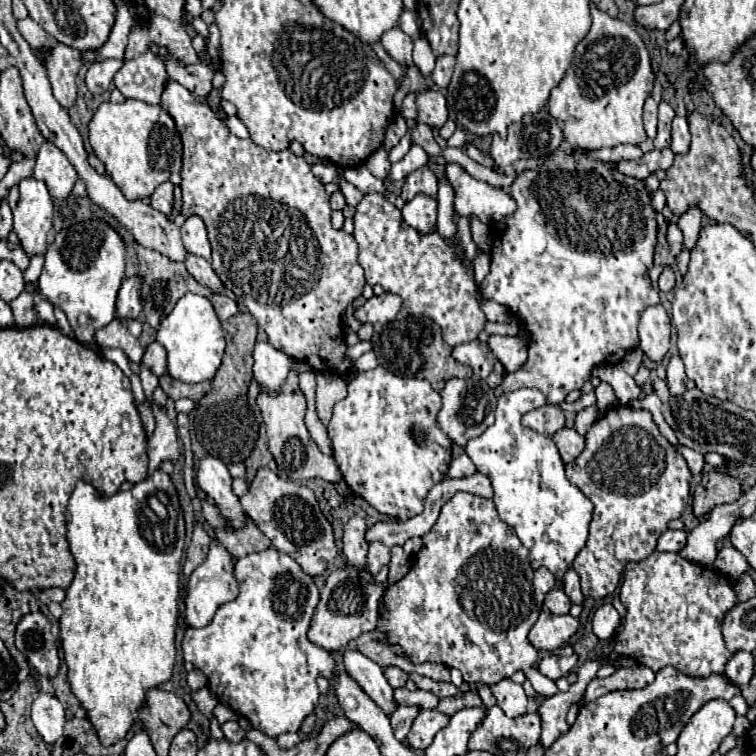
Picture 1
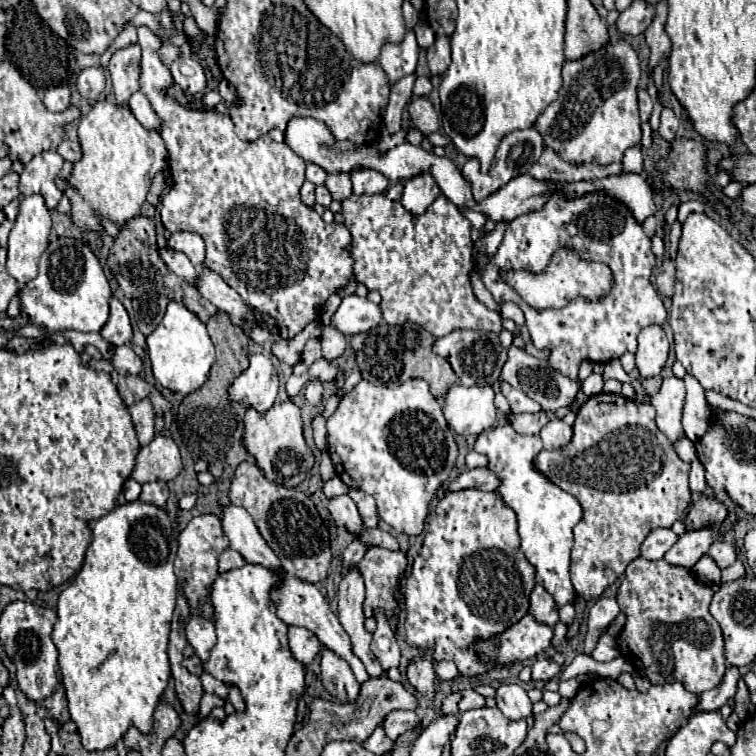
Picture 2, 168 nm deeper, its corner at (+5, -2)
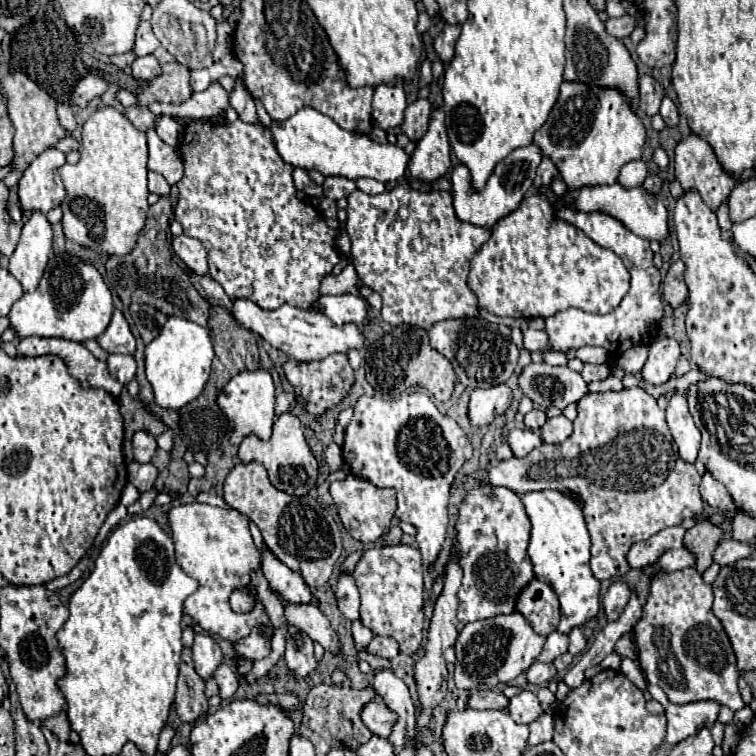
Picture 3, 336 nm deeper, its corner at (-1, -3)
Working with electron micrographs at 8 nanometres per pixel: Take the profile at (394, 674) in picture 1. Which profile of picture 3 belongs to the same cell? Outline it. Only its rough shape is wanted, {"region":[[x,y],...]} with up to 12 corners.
{"region":[[374,636],[366,648],[374,656],[396,658],[400,652],[392,636]]}

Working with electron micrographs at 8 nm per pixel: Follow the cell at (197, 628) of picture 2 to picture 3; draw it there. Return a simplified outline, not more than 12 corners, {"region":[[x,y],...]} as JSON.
{"region":[[208,634],[192,646],[196,672],[208,680],[222,664],[222,650]]}

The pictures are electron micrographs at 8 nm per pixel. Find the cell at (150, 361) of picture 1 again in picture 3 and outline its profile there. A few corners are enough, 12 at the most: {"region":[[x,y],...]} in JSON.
{"region":[[112,354],[108,370],[128,384],[136,374],[132,354]]}

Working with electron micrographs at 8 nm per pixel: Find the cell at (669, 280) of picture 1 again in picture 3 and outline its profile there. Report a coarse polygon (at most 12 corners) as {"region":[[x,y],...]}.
{"region":[[680,260],[664,278],[664,300],[680,306],[688,294]]}

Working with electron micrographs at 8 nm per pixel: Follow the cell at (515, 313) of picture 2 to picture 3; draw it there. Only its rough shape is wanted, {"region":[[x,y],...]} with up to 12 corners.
{"region":[[563,352],[543,353],[544,362],[552,366],[567,365]]}

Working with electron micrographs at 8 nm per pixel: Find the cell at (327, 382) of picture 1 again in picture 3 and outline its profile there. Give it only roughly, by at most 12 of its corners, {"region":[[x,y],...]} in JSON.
{"region":[[338,444],[326,448],[330,470],[342,466],[342,452]]}

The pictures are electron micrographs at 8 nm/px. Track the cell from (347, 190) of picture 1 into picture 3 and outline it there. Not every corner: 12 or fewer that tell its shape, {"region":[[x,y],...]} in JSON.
{"region":[[326,178],[324,196],[348,198],[356,184],[348,178]]}

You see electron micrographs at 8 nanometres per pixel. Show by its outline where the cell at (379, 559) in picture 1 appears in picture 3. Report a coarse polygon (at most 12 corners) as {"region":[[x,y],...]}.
{"region":[[414,546],[364,550],[360,620],[422,642],[422,558]]}

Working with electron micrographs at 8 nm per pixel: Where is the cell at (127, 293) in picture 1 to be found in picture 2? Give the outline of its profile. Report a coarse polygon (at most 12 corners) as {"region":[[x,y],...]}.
{"region":[[118,299],[100,335],[112,345],[130,343],[132,325]]}

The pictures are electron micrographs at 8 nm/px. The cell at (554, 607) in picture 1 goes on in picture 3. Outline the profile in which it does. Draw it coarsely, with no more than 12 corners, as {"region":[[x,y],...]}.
{"region":[[534,578],[518,596],[518,612],[534,632],[558,628],[558,596]]}

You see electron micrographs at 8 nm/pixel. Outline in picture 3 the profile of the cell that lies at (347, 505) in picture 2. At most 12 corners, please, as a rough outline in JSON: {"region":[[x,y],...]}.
{"region":[[352,474],[330,484],[344,528],[360,542],[382,538],[394,490]]}

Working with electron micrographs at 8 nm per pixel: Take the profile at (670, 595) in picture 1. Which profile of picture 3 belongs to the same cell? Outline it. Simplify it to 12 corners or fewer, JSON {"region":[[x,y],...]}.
{"region":[[642,568],[640,666],[672,704],[744,706],[712,586]]}

